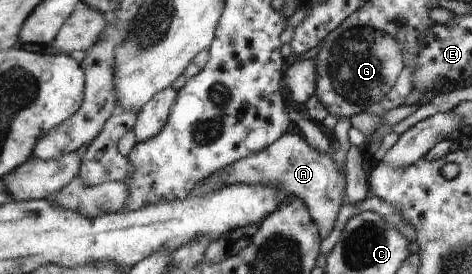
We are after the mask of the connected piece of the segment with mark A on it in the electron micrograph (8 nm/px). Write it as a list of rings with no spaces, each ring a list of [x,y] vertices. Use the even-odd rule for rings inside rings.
[[[287,134],[282,139],[275,140],[270,147],[254,155],[240,159],[238,162],[221,168],[210,175],[202,184],[197,184],[192,190],[197,192],[203,184],[219,180],[221,184],[265,184],[265,186],[281,186],[289,195],[294,195],[303,201],[309,209],[310,216],[318,224],[318,230],[323,240],[331,234],[340,208],[345,203],[345,186],[347,180],[345,170],[340,170],[332,156],[323,154],[321,150],[311,148],[311,144],[301,134]]]

